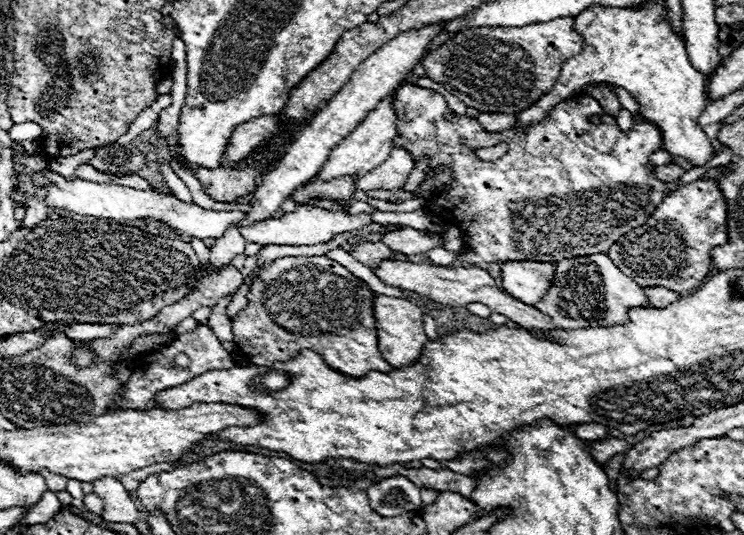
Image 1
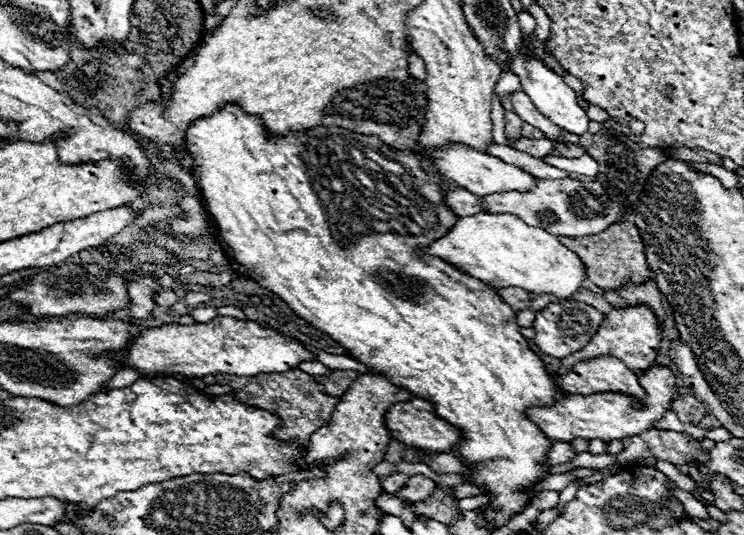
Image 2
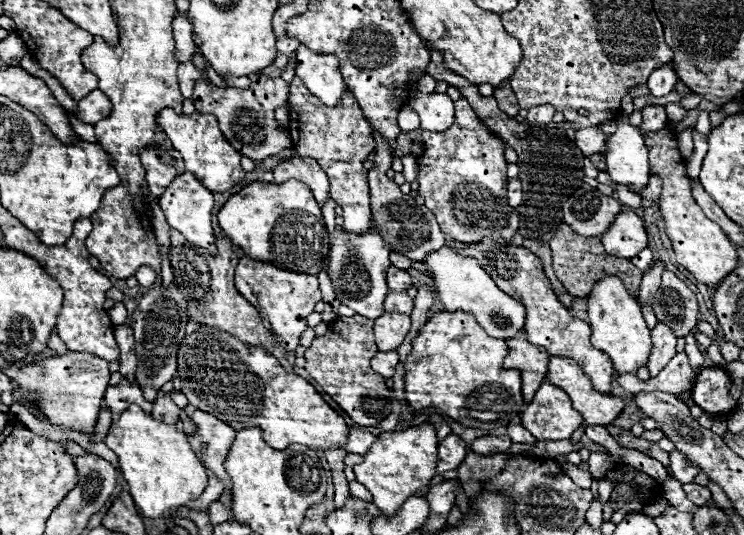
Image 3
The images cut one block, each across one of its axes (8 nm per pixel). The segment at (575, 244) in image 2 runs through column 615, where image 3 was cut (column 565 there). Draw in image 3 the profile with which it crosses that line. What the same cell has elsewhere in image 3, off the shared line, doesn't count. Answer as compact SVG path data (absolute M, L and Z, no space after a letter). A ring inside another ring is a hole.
M562 224L556 232L556 236L550 240L550 250L552 250L552 268L556 272L556 278L560 278L560 282L572 296L586 298L590 294L596 278L602 278L608 274L618 276L626 284L628 292L632 296L638 296L638 288L640 288L644 272L638 270L628 258L616 258L616 256L606 254L602 248L602 242L598 238L578 236L574 230L570 230L566 224Z

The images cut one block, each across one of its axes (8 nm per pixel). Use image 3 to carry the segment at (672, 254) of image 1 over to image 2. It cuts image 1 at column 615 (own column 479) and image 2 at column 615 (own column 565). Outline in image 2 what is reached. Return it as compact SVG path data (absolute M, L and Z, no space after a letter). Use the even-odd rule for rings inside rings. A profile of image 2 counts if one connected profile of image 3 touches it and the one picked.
M634 304L626 308L612 308L606 318L602 320L602 326L594 334L594 338L578 350L578 354L570 354L570 358L562 358L560 372L568 372L576 362L596 358L596 356L616 356L622 360L630 370L646 370L654 364L658 352L660 352L660 342L662 342L662 332L658 326L656 314L646 306L646 304Z

